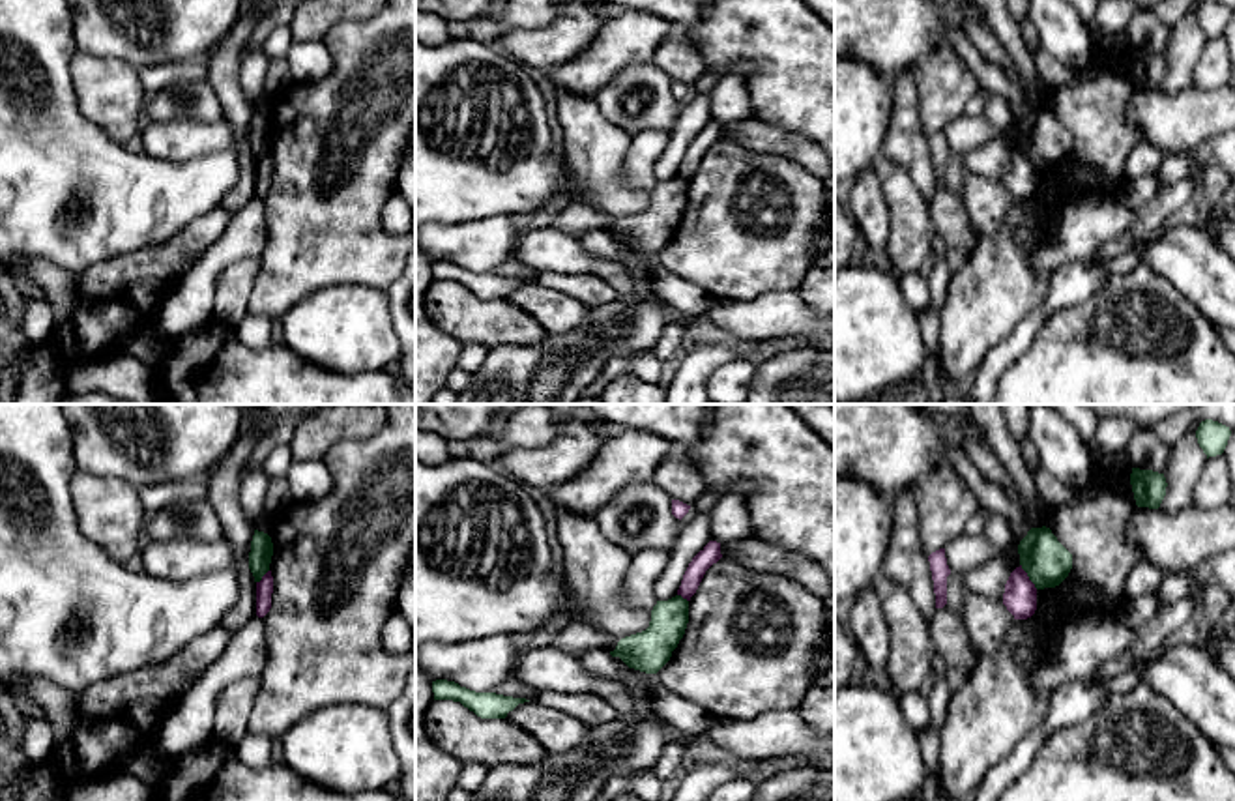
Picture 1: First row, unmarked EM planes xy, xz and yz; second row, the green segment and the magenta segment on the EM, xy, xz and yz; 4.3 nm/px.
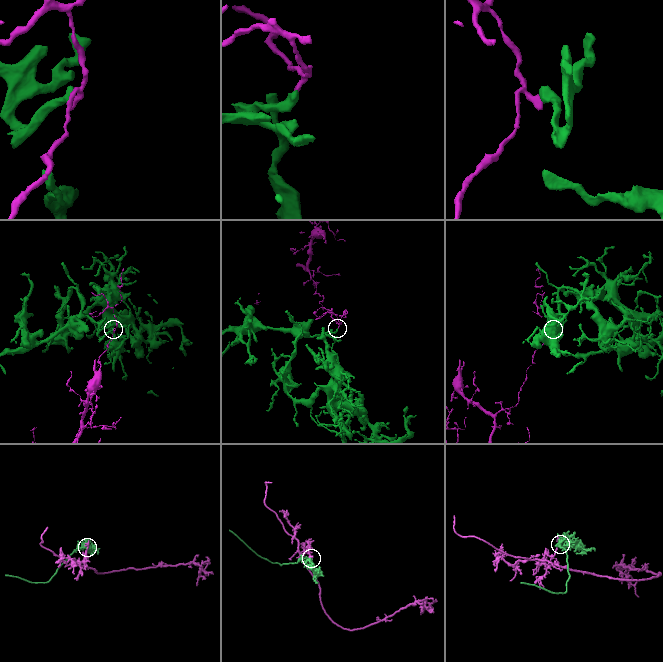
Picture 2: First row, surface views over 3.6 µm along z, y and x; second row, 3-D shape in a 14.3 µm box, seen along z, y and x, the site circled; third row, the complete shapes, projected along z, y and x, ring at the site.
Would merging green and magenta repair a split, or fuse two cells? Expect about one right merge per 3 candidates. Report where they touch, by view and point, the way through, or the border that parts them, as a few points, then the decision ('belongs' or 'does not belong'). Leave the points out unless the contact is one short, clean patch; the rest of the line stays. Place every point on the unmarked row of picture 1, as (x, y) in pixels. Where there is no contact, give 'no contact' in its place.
contact yz (1028, 156); border yz (1020, 145), (1037, 169); does not belong

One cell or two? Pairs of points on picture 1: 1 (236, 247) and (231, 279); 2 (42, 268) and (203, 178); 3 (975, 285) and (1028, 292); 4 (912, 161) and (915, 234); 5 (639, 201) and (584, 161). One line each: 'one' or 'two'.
1: two
2: two
3: one
4: two
5: one

